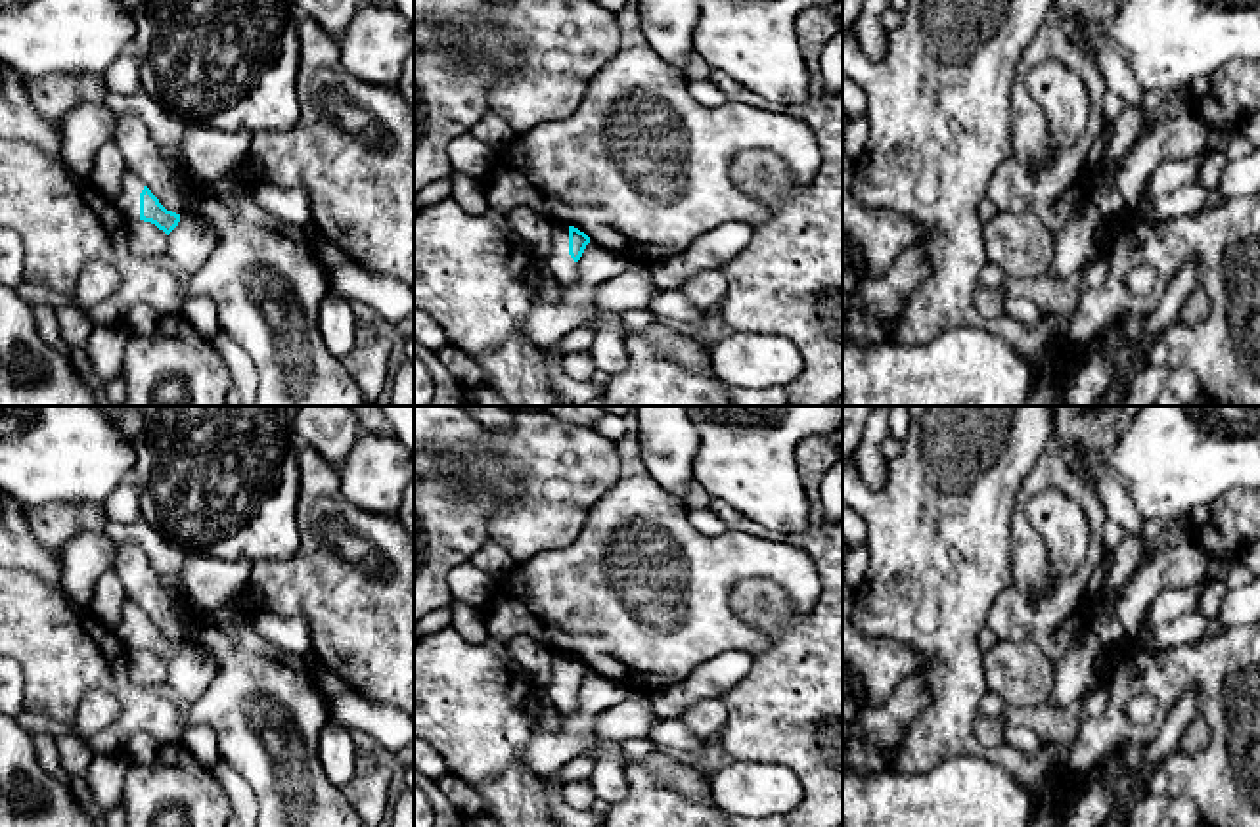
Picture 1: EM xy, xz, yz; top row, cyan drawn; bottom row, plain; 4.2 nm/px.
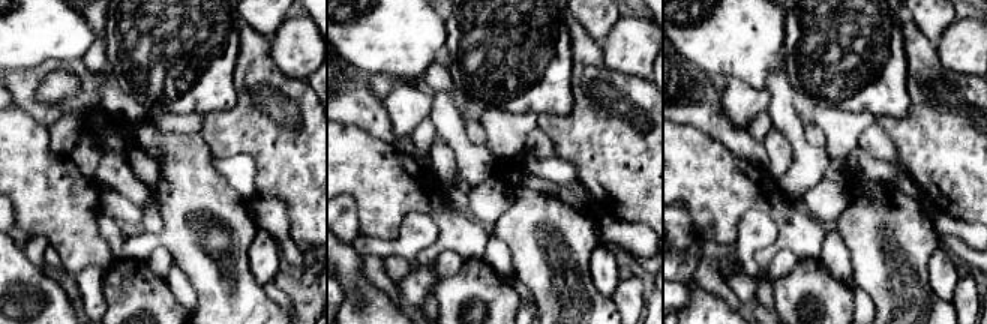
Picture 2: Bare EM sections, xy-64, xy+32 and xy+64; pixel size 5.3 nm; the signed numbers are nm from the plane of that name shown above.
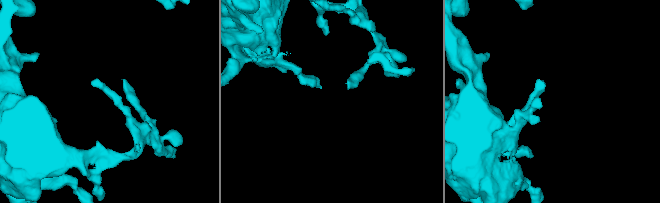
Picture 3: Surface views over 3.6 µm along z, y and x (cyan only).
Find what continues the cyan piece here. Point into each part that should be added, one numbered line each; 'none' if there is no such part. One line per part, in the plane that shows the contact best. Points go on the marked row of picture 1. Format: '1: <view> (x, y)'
1: xz (563, 268)

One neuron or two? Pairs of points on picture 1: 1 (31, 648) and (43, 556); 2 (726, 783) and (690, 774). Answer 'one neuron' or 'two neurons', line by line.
1: two neurons
2: two neurons

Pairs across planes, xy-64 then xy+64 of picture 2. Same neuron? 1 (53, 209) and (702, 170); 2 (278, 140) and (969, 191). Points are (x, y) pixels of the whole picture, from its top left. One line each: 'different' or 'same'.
1: same
2: same

